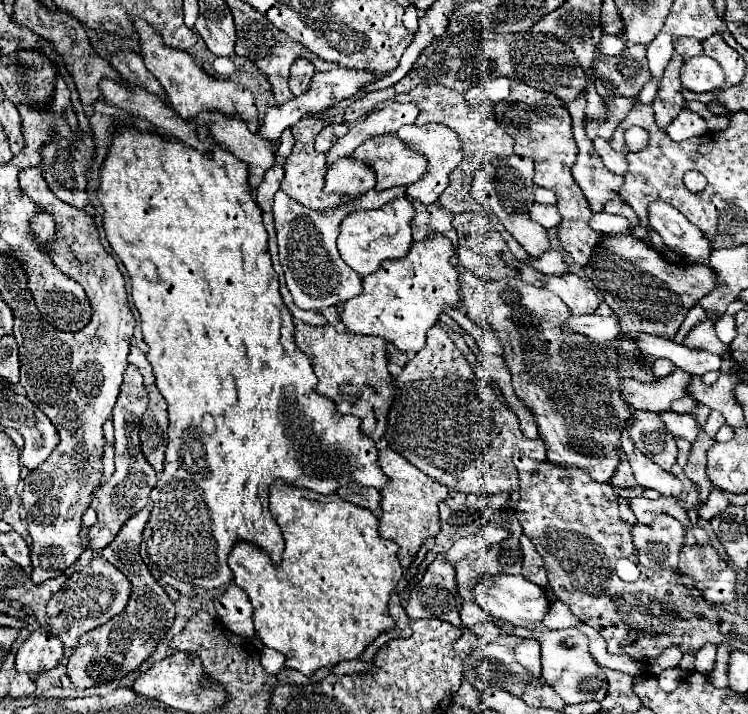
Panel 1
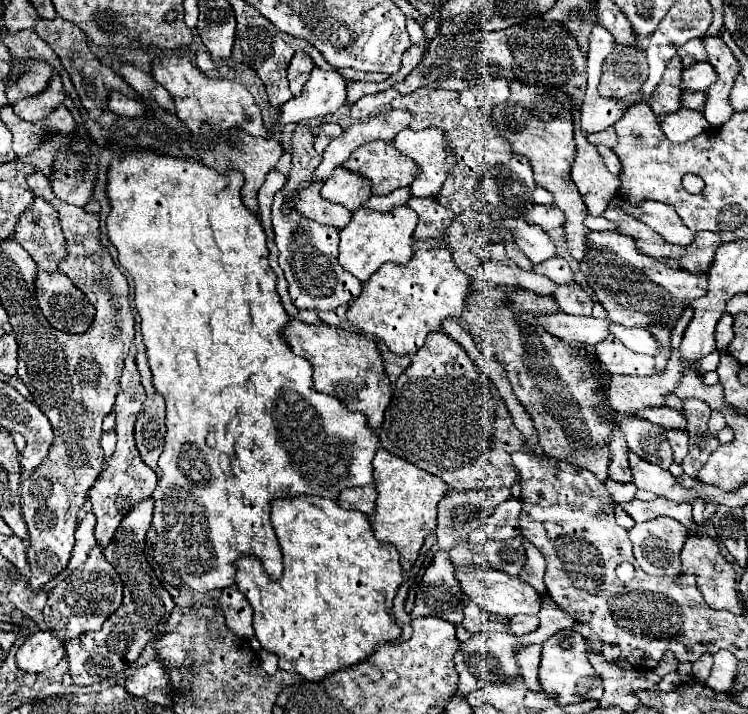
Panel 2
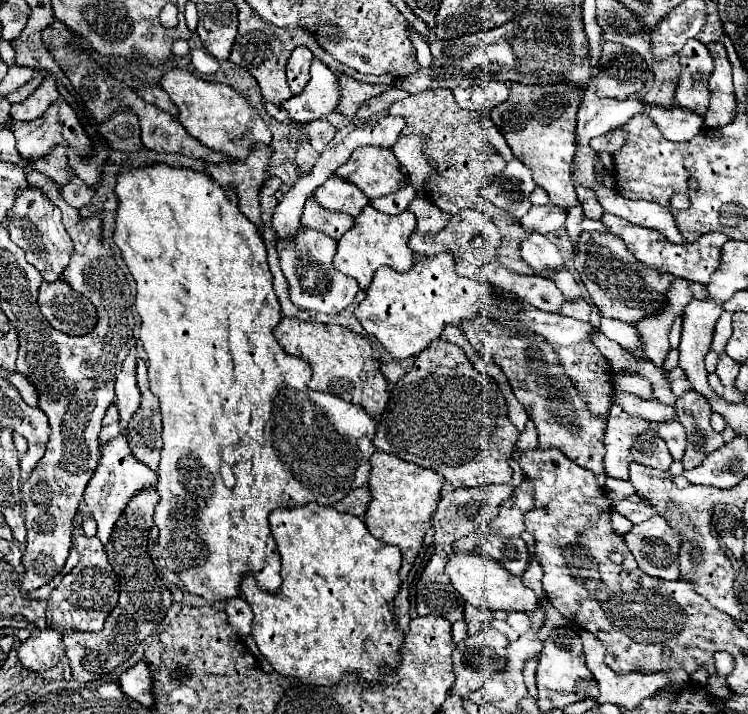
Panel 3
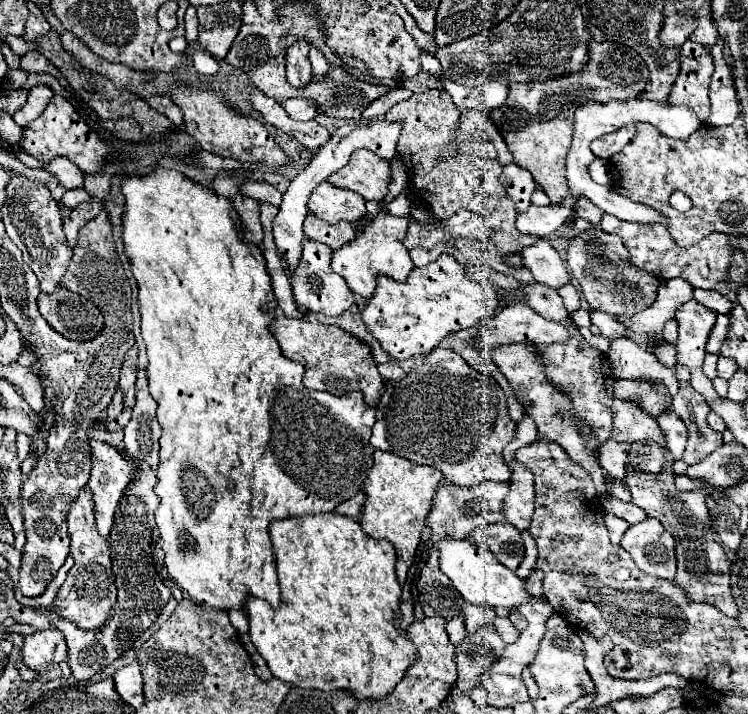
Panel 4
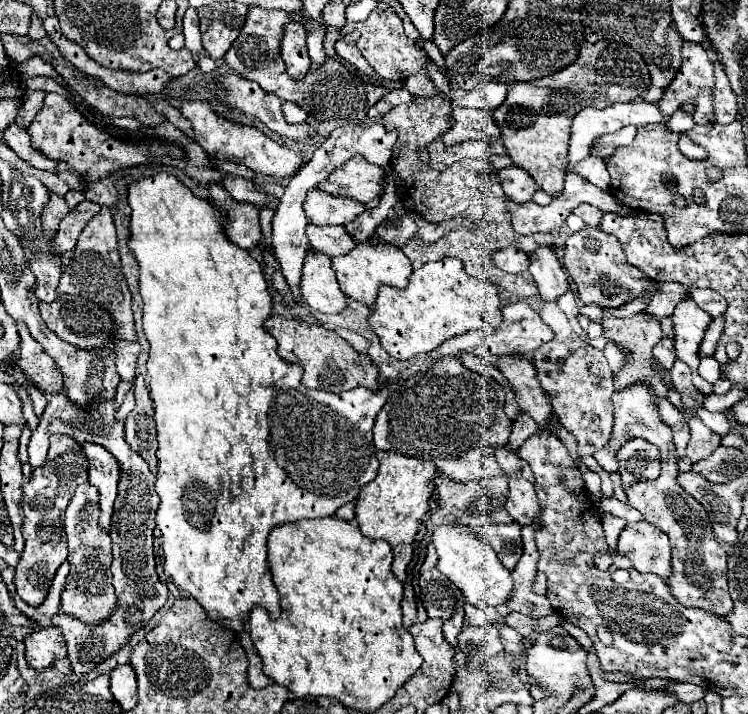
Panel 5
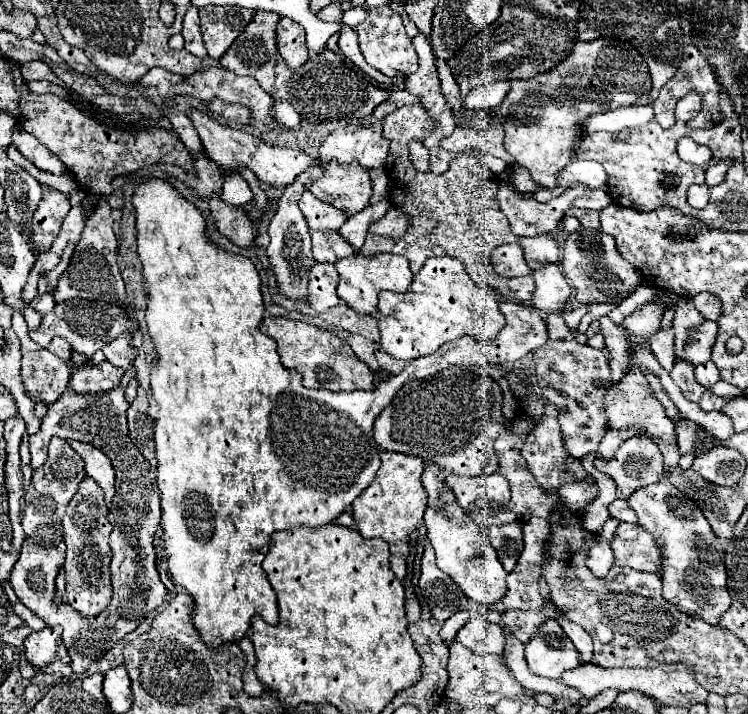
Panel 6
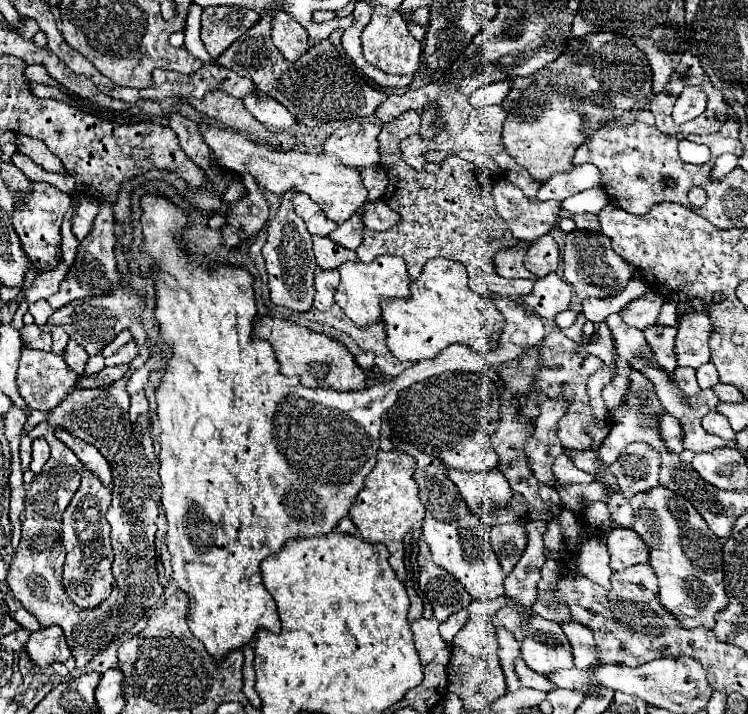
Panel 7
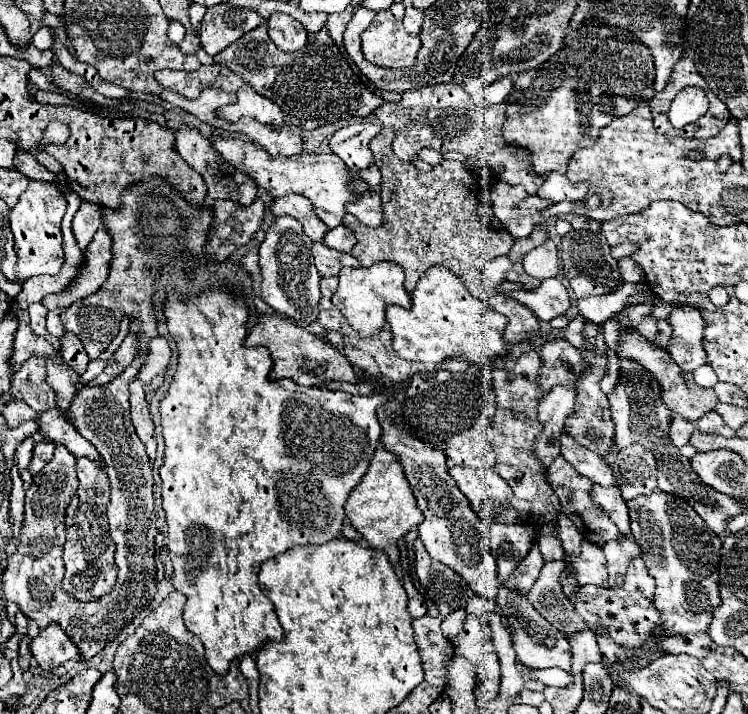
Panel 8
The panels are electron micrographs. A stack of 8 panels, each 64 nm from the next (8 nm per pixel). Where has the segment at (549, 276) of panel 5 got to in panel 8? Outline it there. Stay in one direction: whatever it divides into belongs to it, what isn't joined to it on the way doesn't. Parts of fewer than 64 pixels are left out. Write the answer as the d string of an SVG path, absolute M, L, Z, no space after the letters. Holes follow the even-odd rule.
M548 278L530 294L514 294L514 298L526 308L530 308L534 316L544 322L566 314L570 308L568 290L558 278Z

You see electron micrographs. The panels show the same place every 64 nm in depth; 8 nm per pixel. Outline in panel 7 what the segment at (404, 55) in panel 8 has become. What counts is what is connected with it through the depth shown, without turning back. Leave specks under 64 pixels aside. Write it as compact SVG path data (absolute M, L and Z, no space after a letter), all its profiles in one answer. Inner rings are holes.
M386 6L374 8L372 22L362 32L362 48L364 48L364 58L372 66L376 66L388 74L414 74L420 66L422 44L414 36L410 36L402 14L386 8Z

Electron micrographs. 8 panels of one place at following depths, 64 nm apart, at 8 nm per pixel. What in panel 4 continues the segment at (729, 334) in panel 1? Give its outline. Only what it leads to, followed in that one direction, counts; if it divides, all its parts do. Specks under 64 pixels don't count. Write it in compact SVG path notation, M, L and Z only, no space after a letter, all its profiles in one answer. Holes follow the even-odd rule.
M718 314L716 322L714 322L714 328L710 332L710 338L708 338L708 344L706 344L706 352L708 354L718 354L724 338L726 338L726 332L728 330L728 314Z

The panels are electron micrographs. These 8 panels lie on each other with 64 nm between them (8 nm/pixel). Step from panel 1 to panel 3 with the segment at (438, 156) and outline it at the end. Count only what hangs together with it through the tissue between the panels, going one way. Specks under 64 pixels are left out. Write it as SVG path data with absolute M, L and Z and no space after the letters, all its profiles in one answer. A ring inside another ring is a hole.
M400 136L396 146L392 148L392 152L396 154L396 158L400 160L400 164L406 168L408 176L410 176L410 184L422 194L424 190L424 182L426 178L430 178L434 174L432 166L428 166L428 160L422 154L422 146L424 146L424 138L416 138L416 136Z

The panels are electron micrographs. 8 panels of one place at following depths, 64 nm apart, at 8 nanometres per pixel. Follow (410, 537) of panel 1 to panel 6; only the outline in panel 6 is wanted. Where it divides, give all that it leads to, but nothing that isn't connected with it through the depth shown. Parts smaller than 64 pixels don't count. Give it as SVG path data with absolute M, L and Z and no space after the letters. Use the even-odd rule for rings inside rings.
M380 452L380 468L372 484L356 498L352 504L352 518L358 524L358 532L364 538L382 538L390 546L390 568L398 580L406 576L406 556L408 556L408 538L422 522L426 510L426 492L420 482L422 458L400 454L400 452Z

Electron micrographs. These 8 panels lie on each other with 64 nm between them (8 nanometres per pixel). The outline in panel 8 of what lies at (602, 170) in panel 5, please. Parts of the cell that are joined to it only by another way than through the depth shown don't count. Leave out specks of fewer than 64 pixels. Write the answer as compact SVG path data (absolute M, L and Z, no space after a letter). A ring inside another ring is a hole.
M552 172L546 176L546 182L542 184L537 195L552 202L562 202L562 200L576 202L584 196L584 190L588 190L584 184L572 184L564 174Z

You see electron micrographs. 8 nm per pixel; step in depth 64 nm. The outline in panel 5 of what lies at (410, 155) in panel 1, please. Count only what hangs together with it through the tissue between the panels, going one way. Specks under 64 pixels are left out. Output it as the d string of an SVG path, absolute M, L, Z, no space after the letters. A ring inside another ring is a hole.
M350 158L346 164L338 166L316 190L328 192L338 198L350 198L360 204L368 204L372 198L382 194L380 180L384 170L380 166L368 166L362 158Z

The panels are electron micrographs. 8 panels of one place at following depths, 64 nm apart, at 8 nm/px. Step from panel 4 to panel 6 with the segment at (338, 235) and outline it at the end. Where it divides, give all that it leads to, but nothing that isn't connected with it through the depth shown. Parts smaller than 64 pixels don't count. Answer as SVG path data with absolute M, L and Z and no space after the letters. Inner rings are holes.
M310 230L310 236L312 236L312 252L316 262L336 264L338 260L356 254L352 246L348 246L348 242L338 238L336 230L324 230L324 232Z

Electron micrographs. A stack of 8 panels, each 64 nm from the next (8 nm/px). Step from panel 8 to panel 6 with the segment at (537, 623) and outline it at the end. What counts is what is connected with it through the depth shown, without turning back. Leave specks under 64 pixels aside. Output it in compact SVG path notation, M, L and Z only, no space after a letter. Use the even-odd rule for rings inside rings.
M544 620L540 630L536 632L536 636L530 638L528 644L526 644L526 662L528 662L528 668L534 674L544 676L544 678L560 680L562 672L578 666L578 652L576 652L574 644L570 642L570 638L564 634L564 630L560 628L560 624L556 620Z

